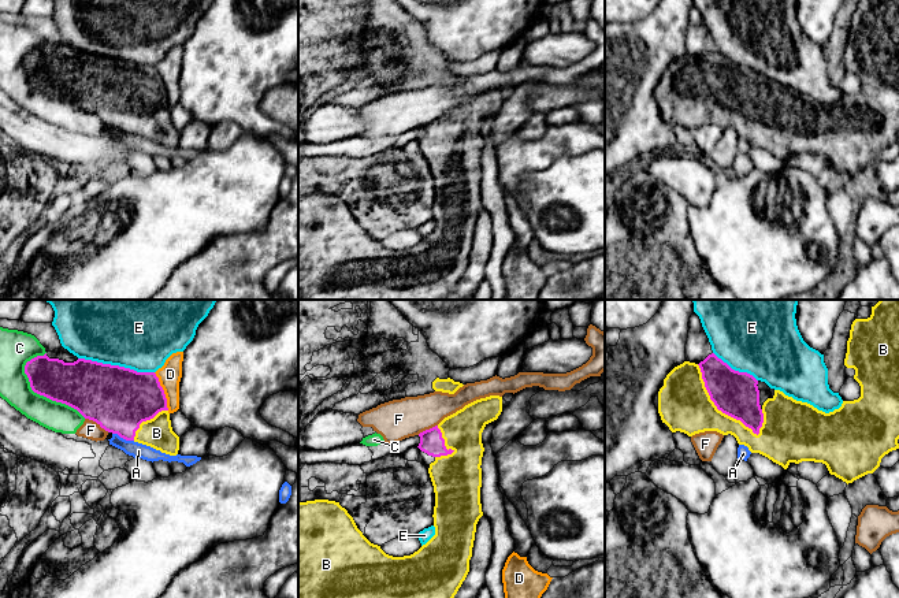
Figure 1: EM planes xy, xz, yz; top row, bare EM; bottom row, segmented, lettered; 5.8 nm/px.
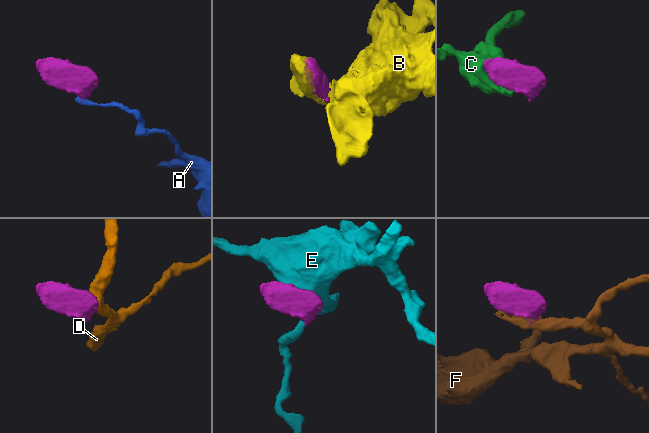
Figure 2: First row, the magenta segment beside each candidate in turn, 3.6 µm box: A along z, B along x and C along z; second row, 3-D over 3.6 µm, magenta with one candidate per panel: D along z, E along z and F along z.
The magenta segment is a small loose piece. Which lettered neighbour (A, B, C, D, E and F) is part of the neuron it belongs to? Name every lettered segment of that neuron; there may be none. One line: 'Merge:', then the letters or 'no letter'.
Merge: B

